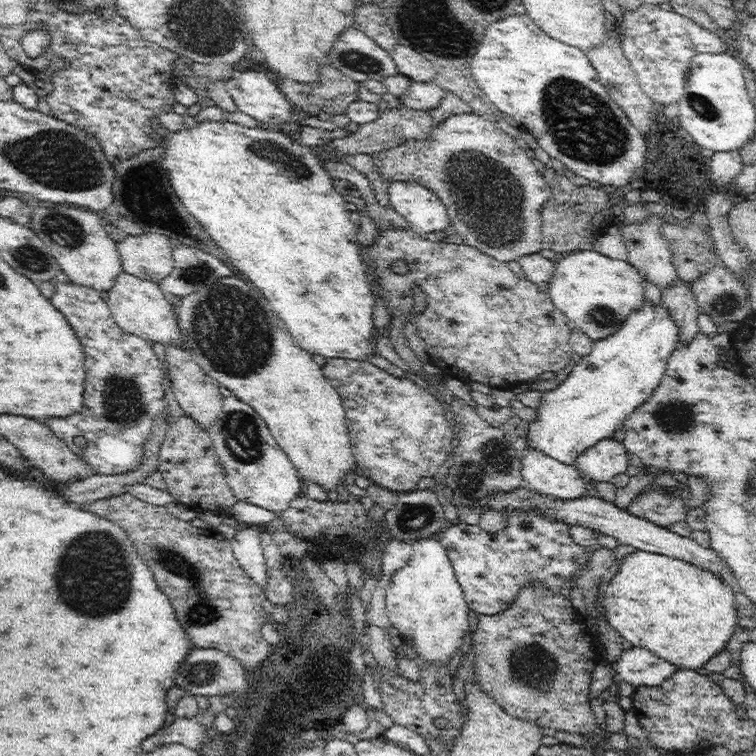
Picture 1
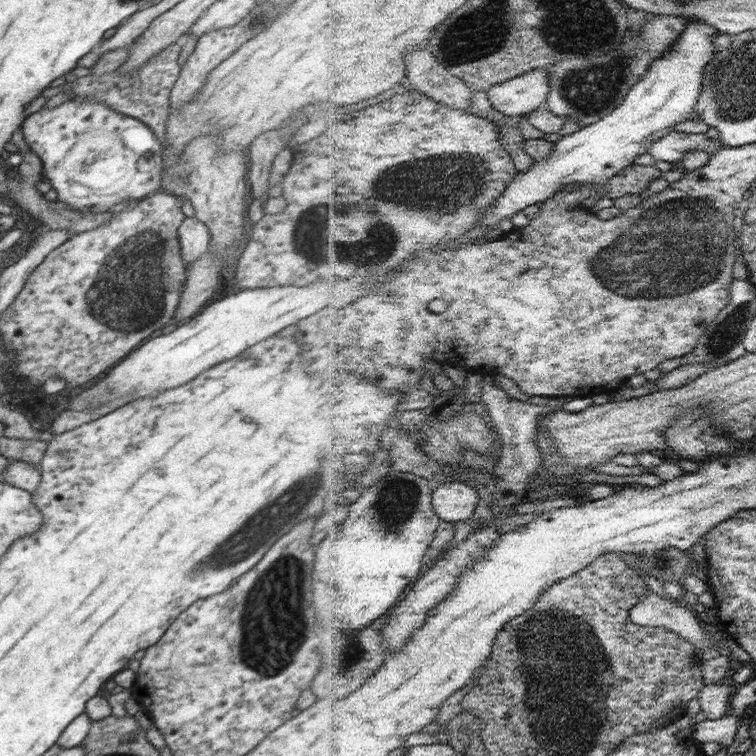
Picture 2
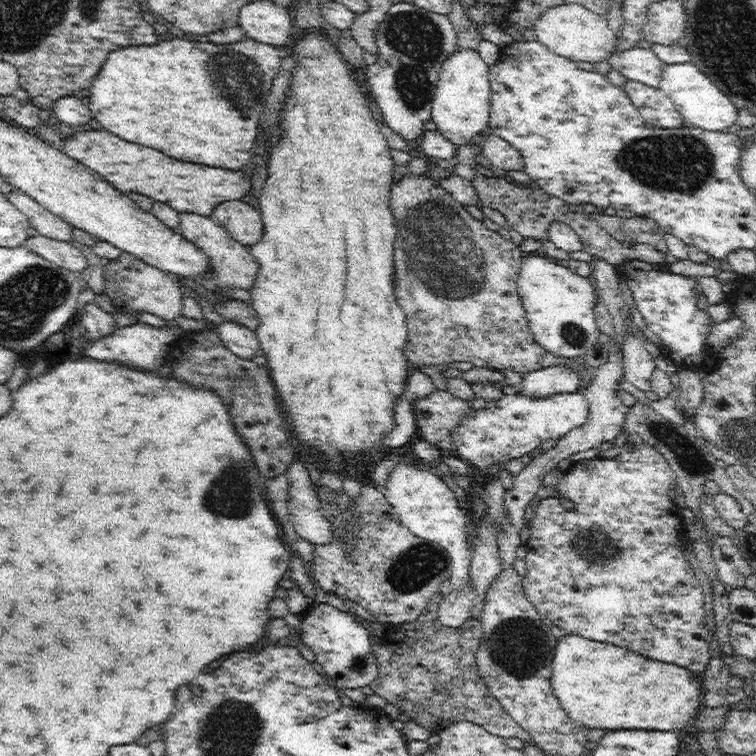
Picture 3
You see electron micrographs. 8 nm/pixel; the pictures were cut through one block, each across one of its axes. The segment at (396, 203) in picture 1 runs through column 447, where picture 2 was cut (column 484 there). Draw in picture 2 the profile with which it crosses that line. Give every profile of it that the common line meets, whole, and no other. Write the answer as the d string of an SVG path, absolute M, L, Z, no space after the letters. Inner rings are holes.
M690 21L686 32L676 42L675 50L650 66L644 80L634 86L622 106L600 122L582 126L575 133L562 137L556 142L552 155L518 174L494 203L494 211L490 209L490 214L482 217L480 231L498 229L502 220L512 219L532 204L547 202L572 182L606 185L608 179L632 166L640 154L650 152L654 143L674 132L680 122L692 119L697 114L698 101L702 97L706 65L718 52L718 33L722 33L722 30L708 22Z

